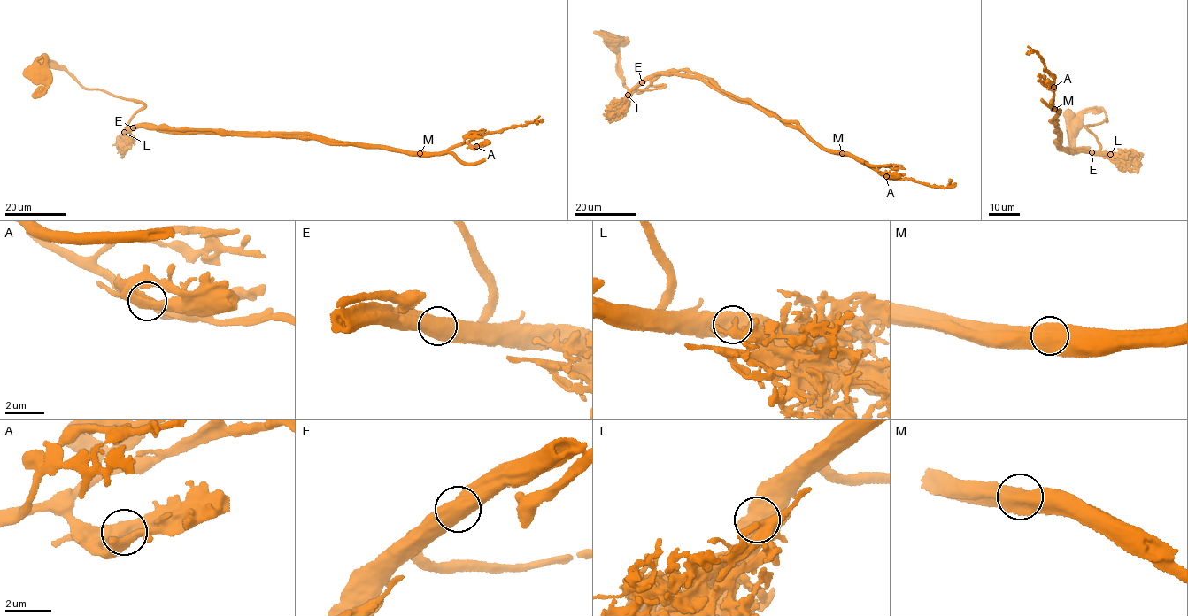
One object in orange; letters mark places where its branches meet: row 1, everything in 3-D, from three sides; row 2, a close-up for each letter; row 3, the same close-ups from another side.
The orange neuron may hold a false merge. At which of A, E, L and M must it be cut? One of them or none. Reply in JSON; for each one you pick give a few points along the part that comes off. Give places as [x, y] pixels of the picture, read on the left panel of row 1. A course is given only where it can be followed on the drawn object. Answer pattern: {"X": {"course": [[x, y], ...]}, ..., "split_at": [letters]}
{"M": {"course": [[420, 153], [408, 154], [379, 148], [332, 144], [314, 138], [219, 134], [214, 130], [158, 128], [142, 124]]}, "split_at": ["M"]}

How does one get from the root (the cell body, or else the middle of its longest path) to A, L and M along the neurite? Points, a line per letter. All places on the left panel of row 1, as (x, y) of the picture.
A: (42, 76), (44, 59), (85, 88), (140, 101), (144, 105), (128, 127), (306, 132), (412, 152), (476, 146)
L: (42, 76), (41, 62), (44, 59), (85, 88), (140, 101), (144, 105), (137, 111), (124, 132)
M: (42, 76), (44, 59), (85, 88), (140, 101), (144, 105), (128, 127), (306, 132), (420, 153)

